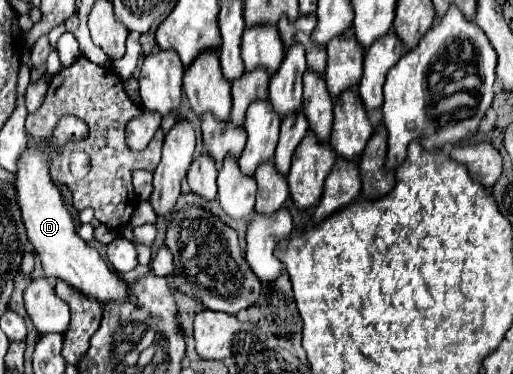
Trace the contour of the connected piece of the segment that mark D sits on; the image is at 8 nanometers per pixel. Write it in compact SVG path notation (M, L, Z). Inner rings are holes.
M64 117L64 119L60 119L60 123L54 131L54 139L52 139L50 147L40 149L36 145L28 145L26 153L20 159L18 173L16 173L16 191L18 191L20 209L22 209L22 219L24 219L24 225L28 231L28 239L42 261L46 277L62 279L62 281L70 283L72 287L76 287L78 291L82 291L84 295L98 299L100 303L126 301L128 299L128 291L126 291L128 283L118 279L118 275L106 265L106 261L98 255L98 251L88 247L88 243L84 243L76 235L72 215L64 207L56 185L50 183L48 163L50 163L52 155L56 153L56 149L70 139L84 139L84 135L88 135L88 127L80 119Z

